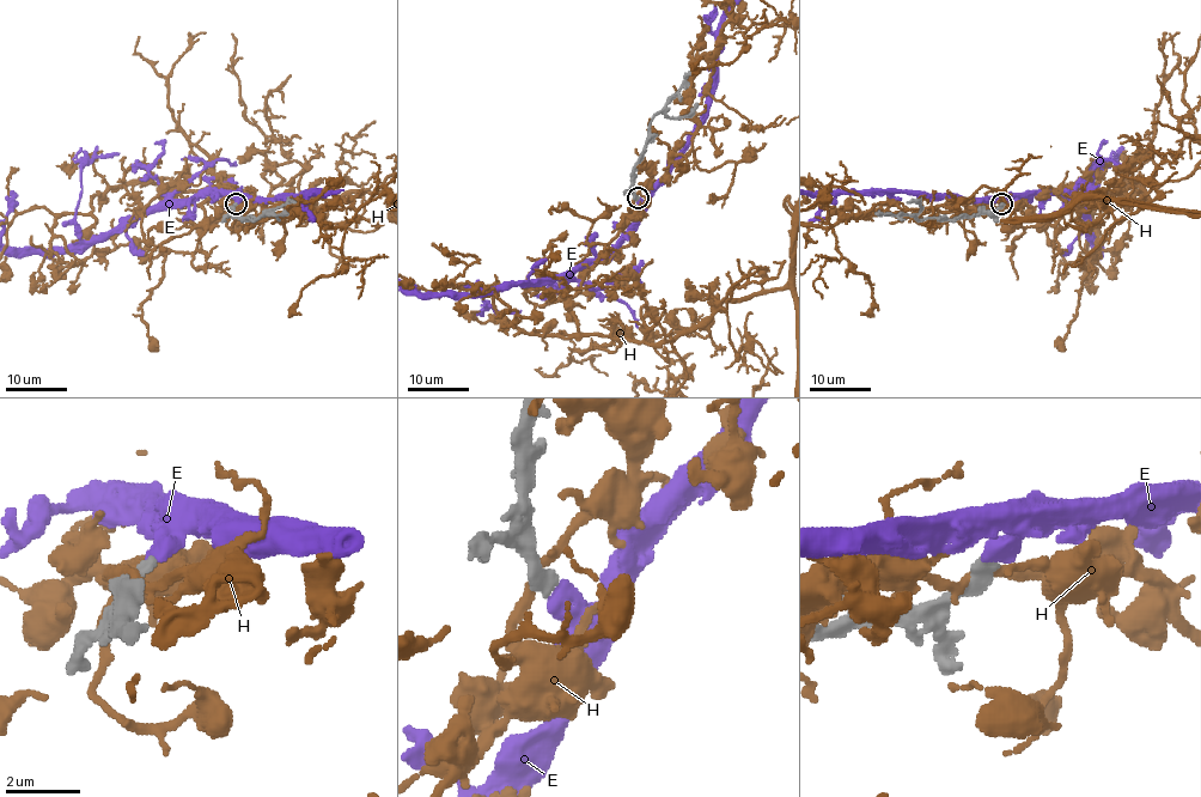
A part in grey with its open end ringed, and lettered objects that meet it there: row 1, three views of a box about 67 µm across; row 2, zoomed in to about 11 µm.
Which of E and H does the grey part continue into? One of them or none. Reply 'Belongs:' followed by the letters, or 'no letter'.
Belongs: E

